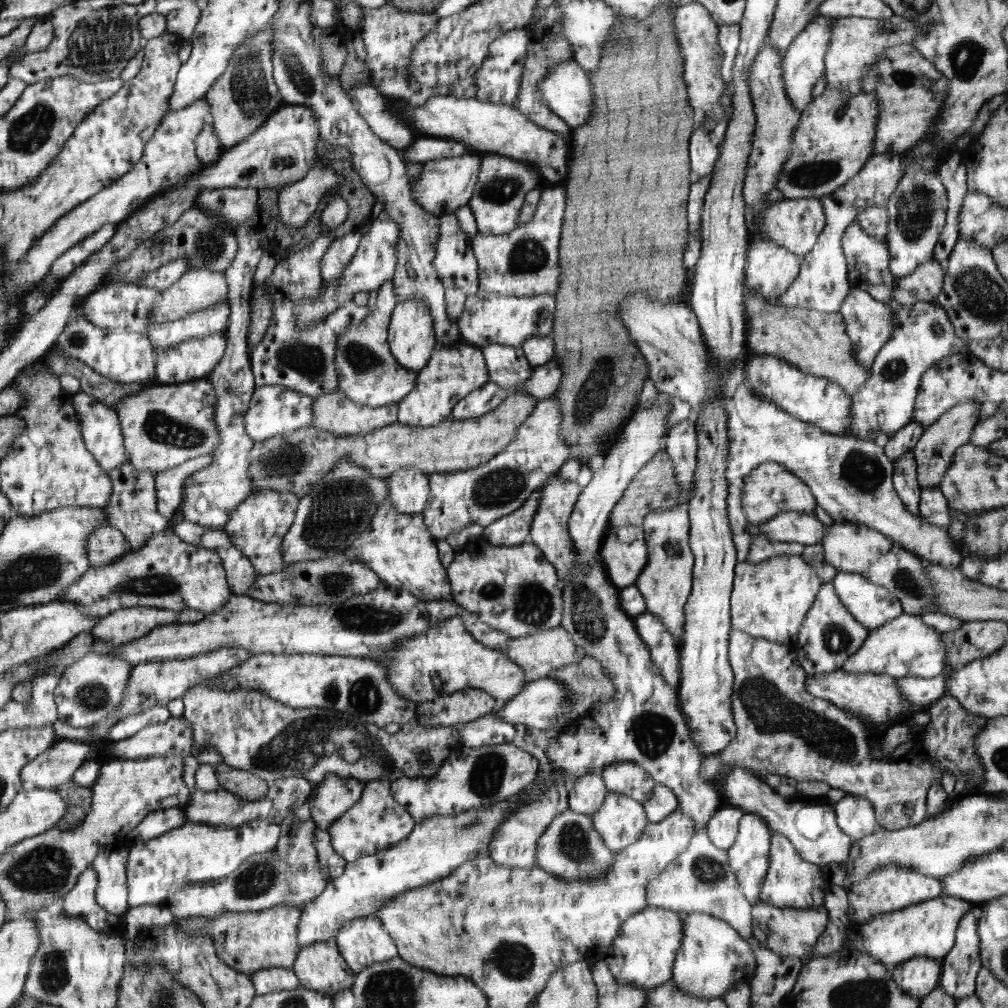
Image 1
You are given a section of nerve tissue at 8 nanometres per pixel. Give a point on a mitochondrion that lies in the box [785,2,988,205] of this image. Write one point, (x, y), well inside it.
(965, 55)

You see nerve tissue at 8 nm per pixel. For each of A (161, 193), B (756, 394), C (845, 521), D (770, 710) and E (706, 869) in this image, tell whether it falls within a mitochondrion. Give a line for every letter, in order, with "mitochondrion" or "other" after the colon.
A: other
B: other
C: other
D: mitochondrion
E: mitochondrion

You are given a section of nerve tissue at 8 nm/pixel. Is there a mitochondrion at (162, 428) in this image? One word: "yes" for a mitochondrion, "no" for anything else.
yes

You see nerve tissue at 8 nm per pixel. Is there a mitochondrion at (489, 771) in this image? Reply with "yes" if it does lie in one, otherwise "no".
yes

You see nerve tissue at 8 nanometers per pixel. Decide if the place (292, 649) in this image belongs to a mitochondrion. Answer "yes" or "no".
no

